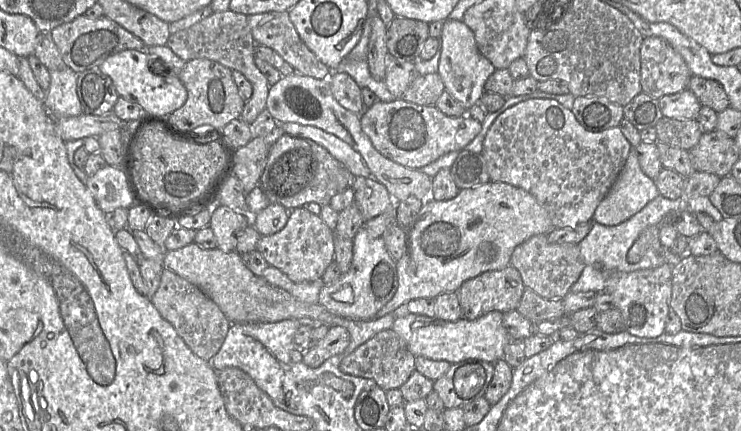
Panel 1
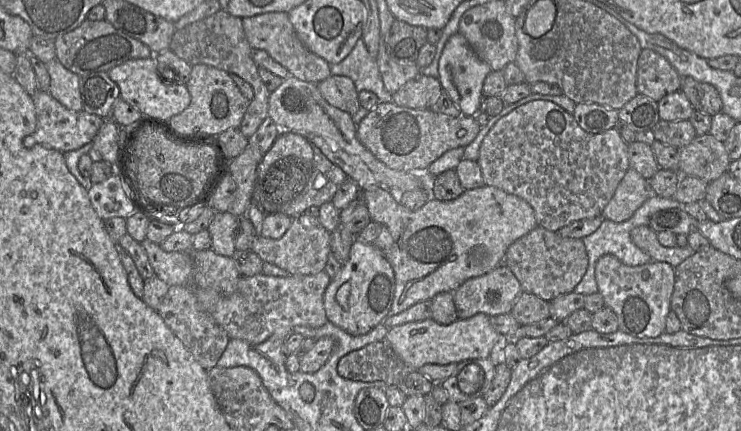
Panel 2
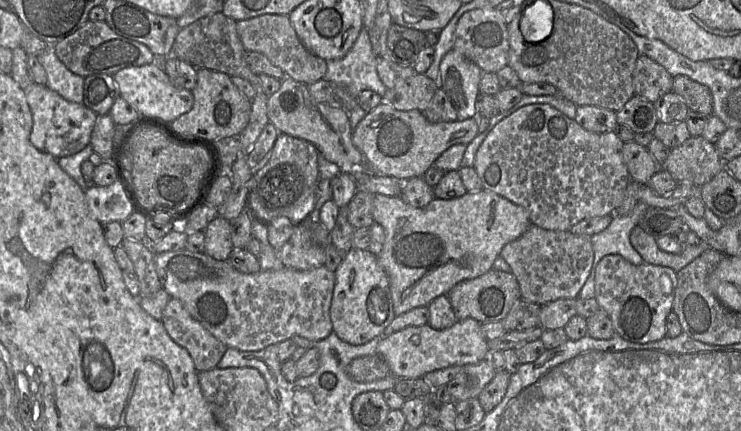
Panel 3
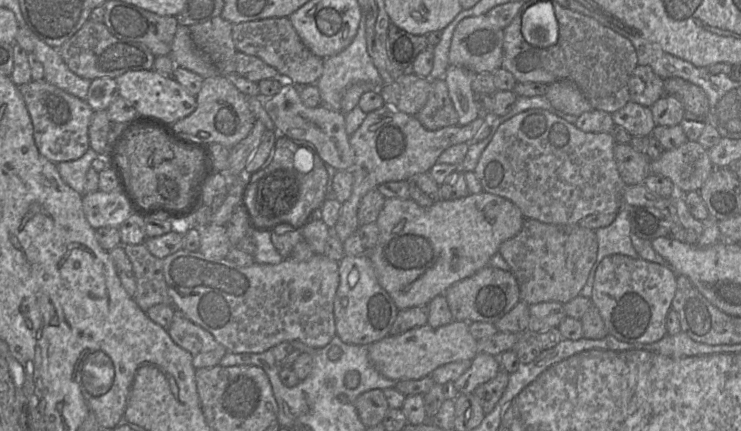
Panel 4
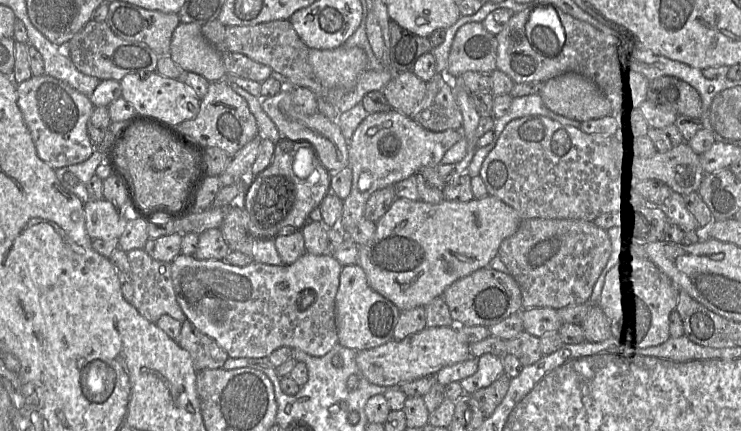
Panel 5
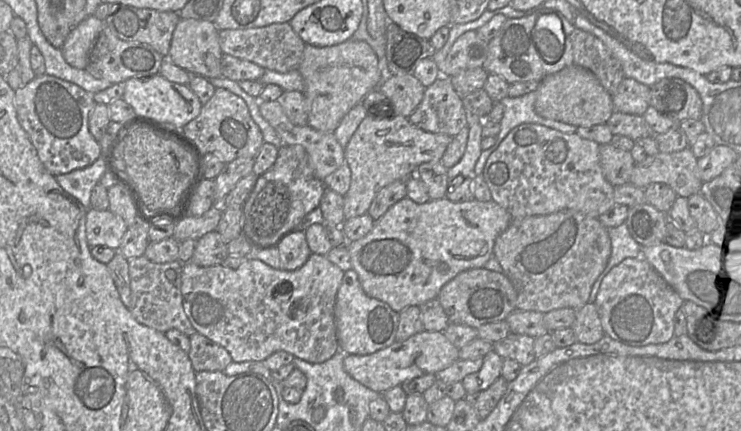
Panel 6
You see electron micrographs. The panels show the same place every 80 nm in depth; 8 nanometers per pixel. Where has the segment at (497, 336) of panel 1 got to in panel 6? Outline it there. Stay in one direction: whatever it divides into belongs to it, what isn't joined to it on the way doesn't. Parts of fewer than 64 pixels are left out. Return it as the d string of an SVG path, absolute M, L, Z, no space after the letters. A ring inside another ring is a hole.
M423 330L405 341L395 341L390 346L372 354L347 354L344 370L367 388L384 393L404 382L427 375L437 374L459 359L459 348L453 345L442 331Z

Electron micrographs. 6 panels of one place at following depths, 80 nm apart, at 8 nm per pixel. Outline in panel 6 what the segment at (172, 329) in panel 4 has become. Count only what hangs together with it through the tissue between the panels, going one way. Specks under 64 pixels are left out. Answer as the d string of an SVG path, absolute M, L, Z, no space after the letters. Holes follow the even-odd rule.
M198 332L192 334L189 340L190 349L188 356L195 372L224 371L233 361L224 347Z

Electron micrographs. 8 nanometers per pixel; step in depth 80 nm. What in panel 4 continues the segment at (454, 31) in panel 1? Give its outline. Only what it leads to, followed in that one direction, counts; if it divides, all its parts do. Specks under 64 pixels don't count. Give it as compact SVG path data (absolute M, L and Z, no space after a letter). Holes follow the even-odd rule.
M450 64L443 76L449 96L458 114L458 125L467 125L479 117L474 102L475 93L472 89L472 81L476 74L479 73Z

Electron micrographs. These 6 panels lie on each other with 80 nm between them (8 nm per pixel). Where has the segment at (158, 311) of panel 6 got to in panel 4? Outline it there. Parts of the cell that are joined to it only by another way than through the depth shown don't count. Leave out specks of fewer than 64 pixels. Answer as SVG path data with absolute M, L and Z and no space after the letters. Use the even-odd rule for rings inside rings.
M142 244L124 245L136 278L136 291L132 297L139 308L146 312L157 304L171 304L163 275L163 259L152 255Z

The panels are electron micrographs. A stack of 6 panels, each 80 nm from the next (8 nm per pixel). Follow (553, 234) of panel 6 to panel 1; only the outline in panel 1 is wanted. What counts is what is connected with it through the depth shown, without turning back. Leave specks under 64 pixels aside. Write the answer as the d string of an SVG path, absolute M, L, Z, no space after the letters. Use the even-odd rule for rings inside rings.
M539 234L515 247L510 258L510 265L519 271L526 288L546 299L563 299L579 279L585 262L578 244L553 244L548 241L546 234Z

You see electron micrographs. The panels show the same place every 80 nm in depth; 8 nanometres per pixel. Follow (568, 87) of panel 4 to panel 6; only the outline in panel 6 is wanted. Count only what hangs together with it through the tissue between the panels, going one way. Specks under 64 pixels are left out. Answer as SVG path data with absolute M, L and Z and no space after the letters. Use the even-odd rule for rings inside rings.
M568 66L546 76L535 92L534 109L539 116L576 127L604 124L614 112L611 95L590 70L581 66Z

